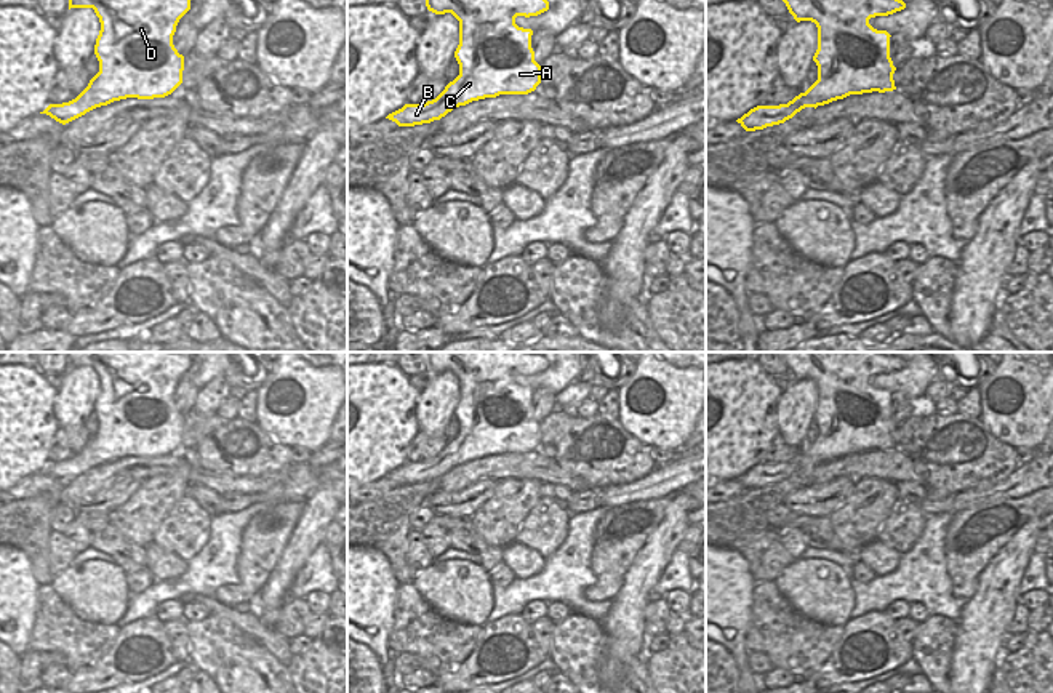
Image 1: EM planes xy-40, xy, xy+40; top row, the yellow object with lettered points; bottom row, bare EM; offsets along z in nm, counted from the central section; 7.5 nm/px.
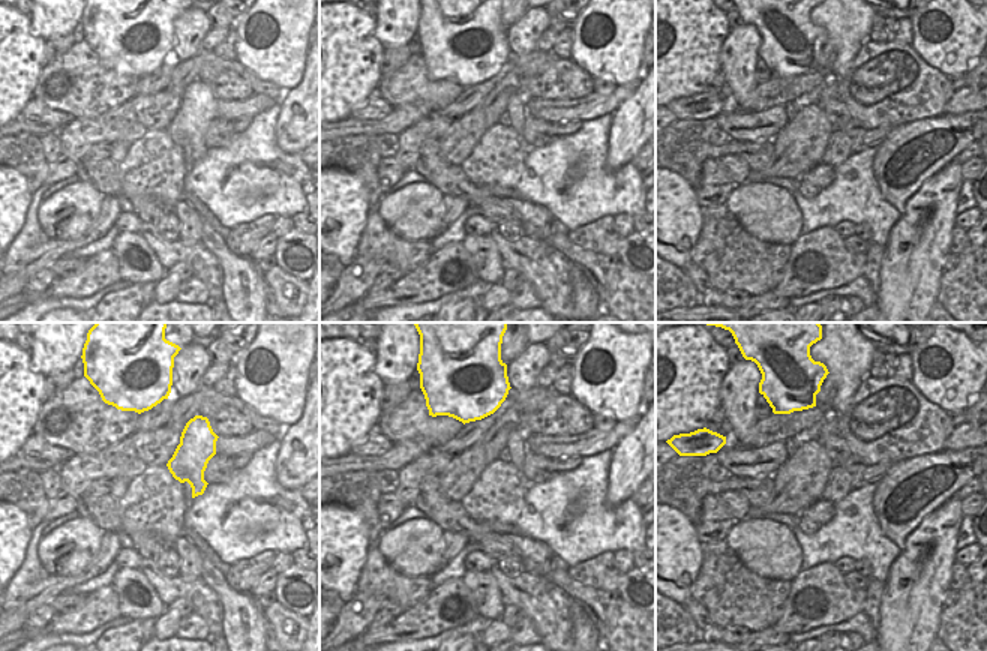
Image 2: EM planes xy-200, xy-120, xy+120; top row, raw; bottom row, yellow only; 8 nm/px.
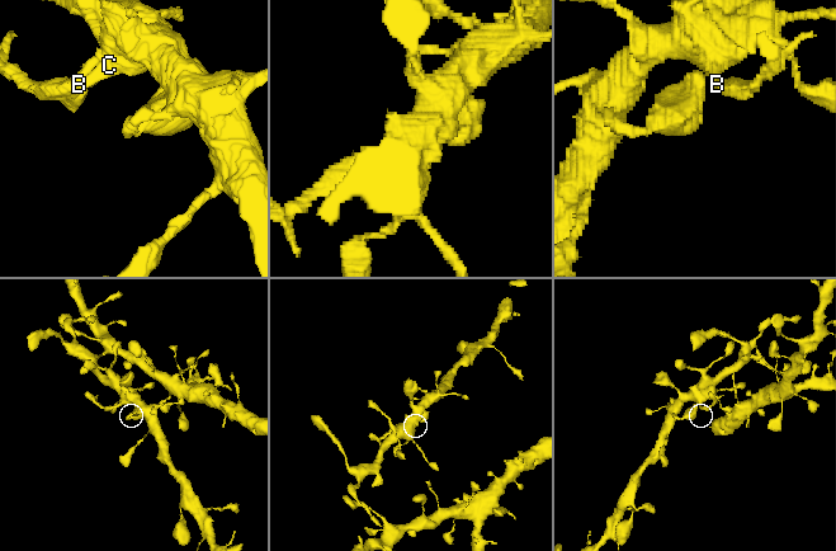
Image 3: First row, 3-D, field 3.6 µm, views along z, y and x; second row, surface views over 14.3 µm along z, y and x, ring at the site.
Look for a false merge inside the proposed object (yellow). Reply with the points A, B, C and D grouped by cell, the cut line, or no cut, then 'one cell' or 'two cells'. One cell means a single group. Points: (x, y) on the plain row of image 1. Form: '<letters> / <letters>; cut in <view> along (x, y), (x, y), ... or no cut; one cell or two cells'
A C D / B; cut in xy along (424, 461), (436, 463), (440, 476); two cells

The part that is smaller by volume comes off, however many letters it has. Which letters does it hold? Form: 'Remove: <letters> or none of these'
Remove: B

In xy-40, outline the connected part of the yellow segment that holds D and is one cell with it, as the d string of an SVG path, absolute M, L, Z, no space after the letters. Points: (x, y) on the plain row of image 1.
M67 352L70 367L93 367L101 381L94 413L99 431L72 459L82 474L114 459L154 458L171 453L182 442L184 415L173 403L179 378L190 368L190 352Z

